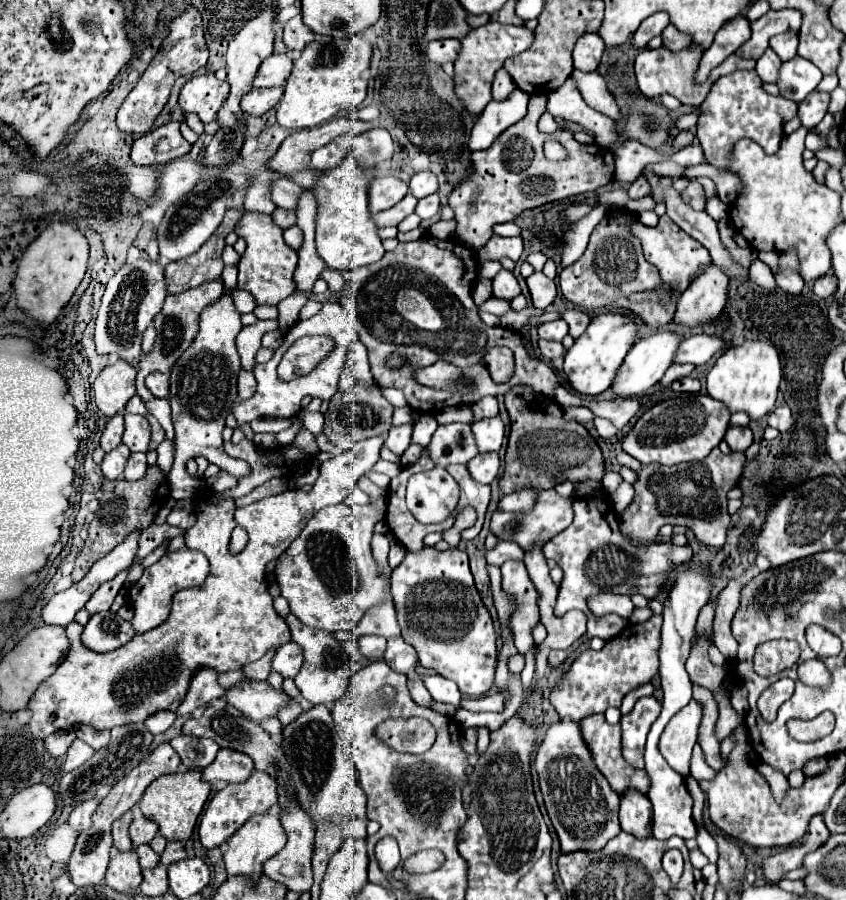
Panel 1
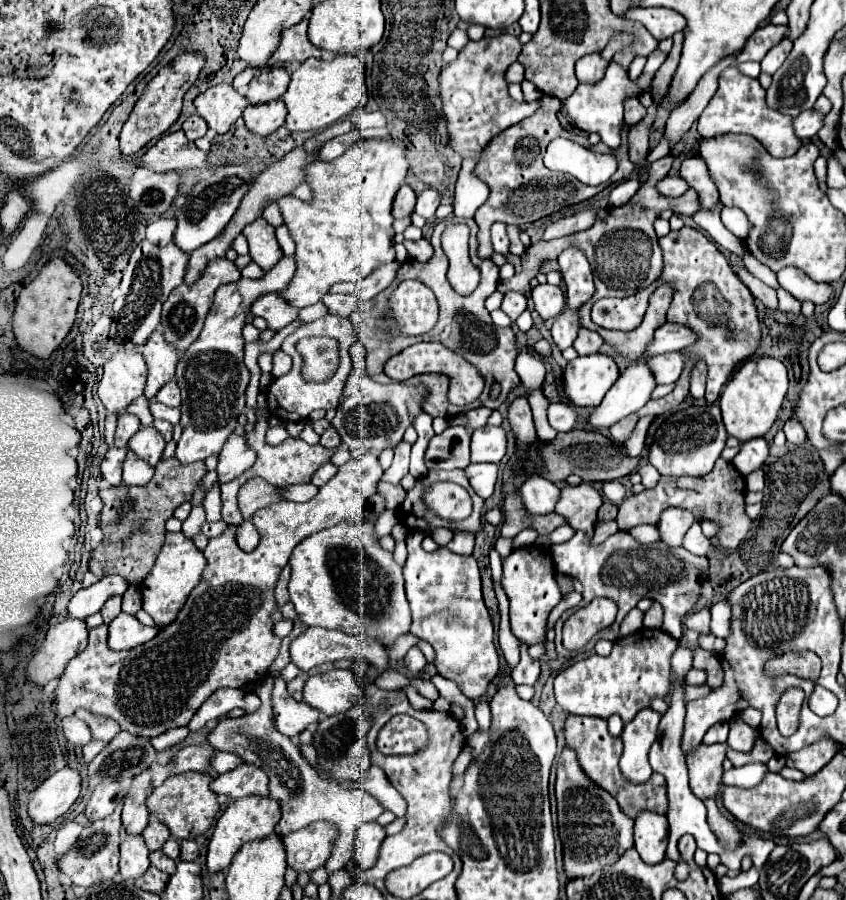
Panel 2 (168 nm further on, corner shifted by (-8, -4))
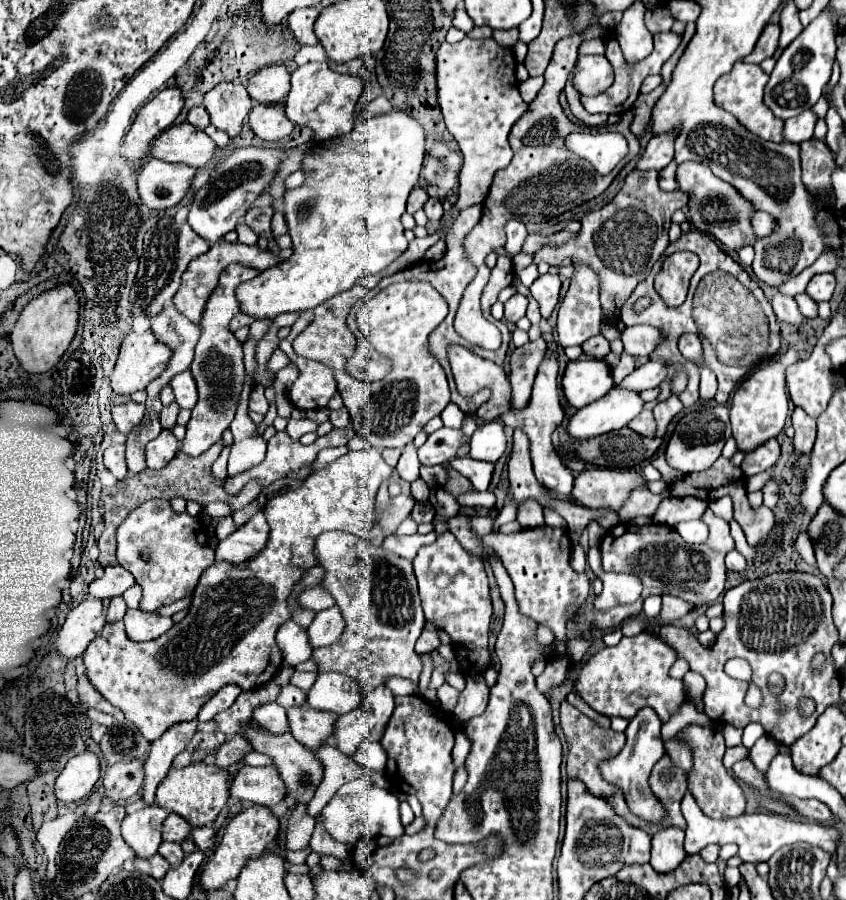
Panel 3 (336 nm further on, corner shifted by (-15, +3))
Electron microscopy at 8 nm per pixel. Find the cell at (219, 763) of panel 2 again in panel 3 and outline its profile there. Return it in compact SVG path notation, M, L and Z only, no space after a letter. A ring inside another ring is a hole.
M250 751L250 753L246 753L246 755L244 755L242 763L244 763L244 765L270 765L270 763L272 763L272 759L268 759L268 757L266 757L266 755L262 755L262 753Z

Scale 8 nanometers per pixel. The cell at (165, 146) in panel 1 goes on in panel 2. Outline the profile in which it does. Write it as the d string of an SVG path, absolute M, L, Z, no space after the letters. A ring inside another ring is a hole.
M179 130L161 136L153 146L149 146L149 150L141 156L141 166L153 172L183 172L207 166L207 154L189 142Z

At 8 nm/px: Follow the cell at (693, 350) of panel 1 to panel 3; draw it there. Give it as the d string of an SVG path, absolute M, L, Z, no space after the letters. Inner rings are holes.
M648 359L636 367L632 375L628 375L620 385L632 391L644 391L650 387L658 387L668 377L668 361L666 359Z

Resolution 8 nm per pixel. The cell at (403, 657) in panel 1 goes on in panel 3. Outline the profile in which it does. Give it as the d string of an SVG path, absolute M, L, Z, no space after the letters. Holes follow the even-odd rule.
M424 629L420 639L416 641L416 653L424 655L424 653L432 653L436 647L440 645L440 639L436 635L436 629Z

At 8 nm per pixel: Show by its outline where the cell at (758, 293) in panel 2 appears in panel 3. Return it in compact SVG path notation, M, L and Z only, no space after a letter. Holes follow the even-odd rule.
M776 293L776 295L772 297L772 301L770 301L770 303L772 303L774 313L776 313L776 317L778 317L780 321L796 323L796 325L800 325L800 323L804 321L804 317L800 315L798 305L796 305L796 301L794 301L792 297L782 295L782 293Z

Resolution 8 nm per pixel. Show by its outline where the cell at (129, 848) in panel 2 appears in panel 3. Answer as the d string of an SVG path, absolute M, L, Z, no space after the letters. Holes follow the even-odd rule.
M152 805L152 807L142 807L124 817L122 837L136 851L140 859L150 859L152 855L156 855L158 845L162 841L160 827L166 815L168 813L162 807Z

